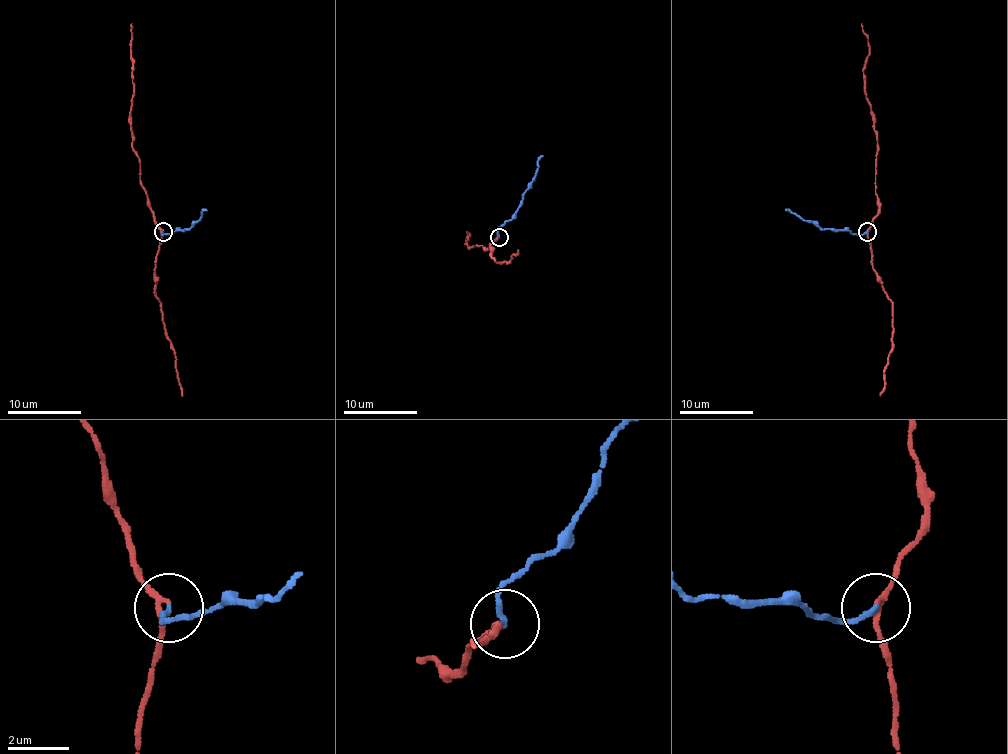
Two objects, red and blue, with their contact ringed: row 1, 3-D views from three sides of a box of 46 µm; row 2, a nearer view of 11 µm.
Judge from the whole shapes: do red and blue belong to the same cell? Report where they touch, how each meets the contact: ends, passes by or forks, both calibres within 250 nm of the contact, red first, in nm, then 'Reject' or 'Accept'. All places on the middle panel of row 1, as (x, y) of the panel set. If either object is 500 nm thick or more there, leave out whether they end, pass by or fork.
Place: (499, 237). At the ring red passes by. At the ring blue ends. Thickness 160 nm (red) against 160 nm. Accept

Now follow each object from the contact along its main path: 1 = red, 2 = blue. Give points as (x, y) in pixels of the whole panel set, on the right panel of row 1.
1: (867, 230), (878, 211), (875, 115), (865, 96), (864, 65), (869, 54), (869, 43), (862, 24)
2: (867, 232), (819, 228), (786, 210)

